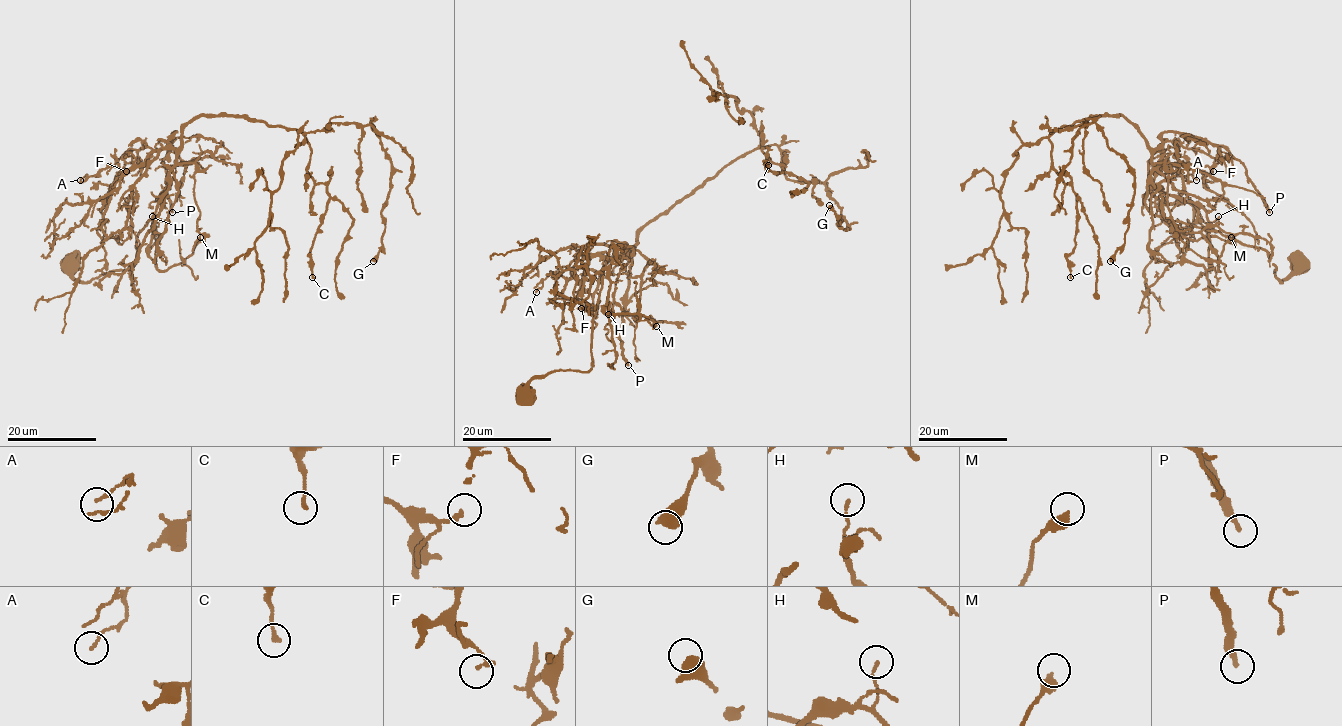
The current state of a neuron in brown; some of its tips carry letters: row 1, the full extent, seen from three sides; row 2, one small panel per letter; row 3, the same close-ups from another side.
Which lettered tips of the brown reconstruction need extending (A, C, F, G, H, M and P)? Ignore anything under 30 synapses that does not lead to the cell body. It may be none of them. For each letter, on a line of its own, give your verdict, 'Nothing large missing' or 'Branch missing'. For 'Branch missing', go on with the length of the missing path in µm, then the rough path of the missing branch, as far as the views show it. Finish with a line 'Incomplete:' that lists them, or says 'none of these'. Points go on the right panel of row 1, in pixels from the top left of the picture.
A: Nothing large missing
C: Nothing large missing
F: Nothing large missing
G: Nothing large missing
H: Nothing large missing
M: Nothing large missing
P: Nothing large missing
Incomplete: none of these

